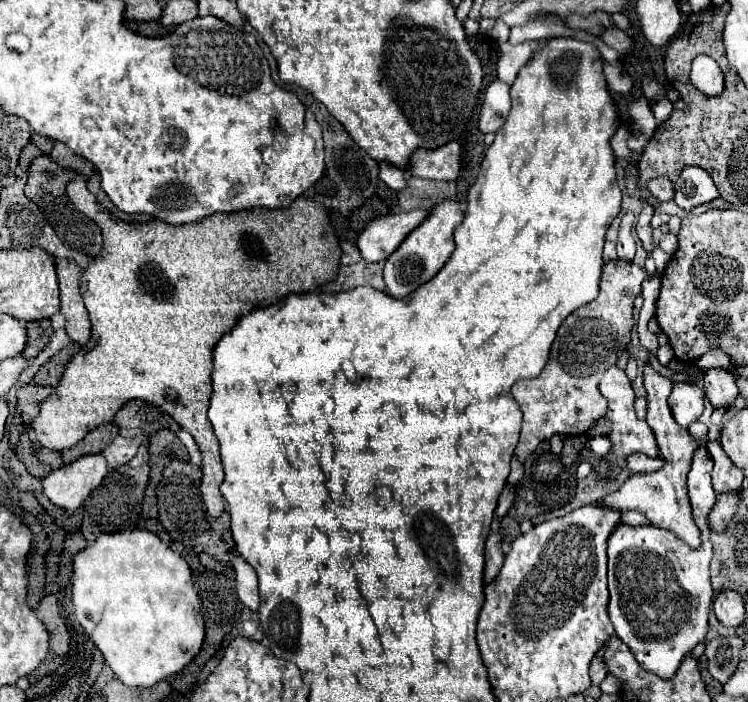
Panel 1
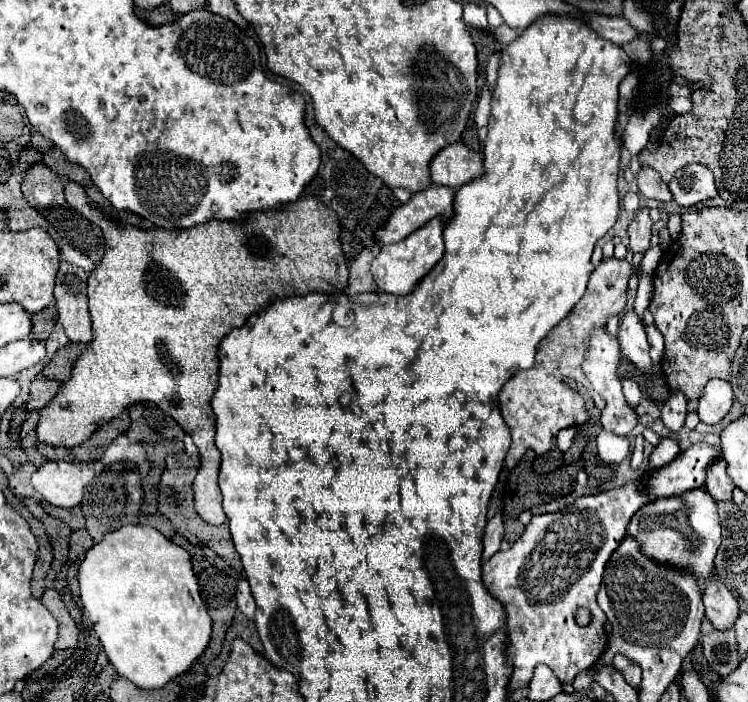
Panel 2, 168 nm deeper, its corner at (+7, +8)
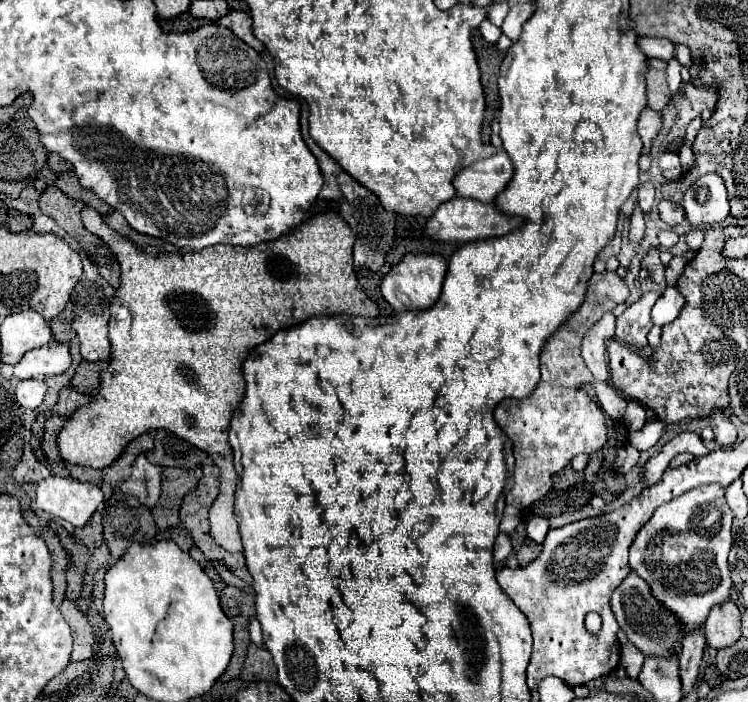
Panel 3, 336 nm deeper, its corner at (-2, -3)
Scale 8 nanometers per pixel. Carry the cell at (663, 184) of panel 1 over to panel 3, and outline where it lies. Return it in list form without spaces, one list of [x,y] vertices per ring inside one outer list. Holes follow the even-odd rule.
[[[662,199],[658,203],[658,215],[660,215],[660,219],[664,223],[668,223],[670,227],[674,227],[674,225],[678,225],[684,219],[684,209],[682,209],[680,203],[672,203],[672,201]]]

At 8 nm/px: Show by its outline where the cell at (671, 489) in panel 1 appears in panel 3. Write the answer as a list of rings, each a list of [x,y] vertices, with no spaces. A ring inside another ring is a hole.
[[[644,293],[636,303],[632,303],[618,319],[616,319],[616,335],[614,339],[626,343],[632,349],[642,349],[648,345],[648,331],[652,329],[650,309],[656,303],[660,293]]]

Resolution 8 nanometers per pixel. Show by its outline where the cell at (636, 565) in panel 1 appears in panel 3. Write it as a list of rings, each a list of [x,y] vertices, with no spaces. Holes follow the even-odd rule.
[[[630,571],[630,575],[614,589],[610,607],[612,607],[612,613],[614,613],[620,629],[626,633],[628,641],[634,647],[638,647],[638,651],[642,651],[644,657],[666,659],[666,657],[678,655],[678,651],[682,647],[680,641],[688,635],[688,631],[682,627],[678,617],[652,595],[650,585],[638,573]]]

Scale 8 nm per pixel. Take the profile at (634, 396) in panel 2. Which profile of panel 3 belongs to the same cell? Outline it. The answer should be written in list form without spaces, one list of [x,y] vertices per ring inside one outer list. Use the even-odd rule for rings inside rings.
[[[628,401],[628,407],[626,407],[626,413],[624,413],[624,423],[630,431],[640,431],[644,425],[646,425],[648,417],[646,417],[646,409],[642,403],[638,401]]]

